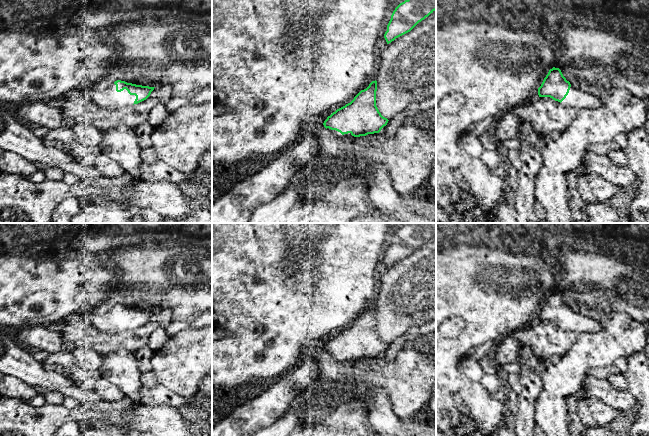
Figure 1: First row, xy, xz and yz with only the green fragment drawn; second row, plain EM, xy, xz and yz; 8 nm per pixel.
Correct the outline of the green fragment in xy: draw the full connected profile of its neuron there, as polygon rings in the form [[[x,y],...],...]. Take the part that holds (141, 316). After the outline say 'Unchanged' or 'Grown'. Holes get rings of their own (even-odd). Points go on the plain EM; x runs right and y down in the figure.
[[[117,304],[112,310],[102,314],[85,312],[83,318],[96,330],[108,334],[121,334],[146,324],[154,312]]]. Grown

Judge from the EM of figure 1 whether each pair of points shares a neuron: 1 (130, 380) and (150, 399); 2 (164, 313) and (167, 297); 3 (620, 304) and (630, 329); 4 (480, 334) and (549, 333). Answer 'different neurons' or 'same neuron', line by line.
1: different neurons
2: different neurons
3: different neurons
4: different neurons

